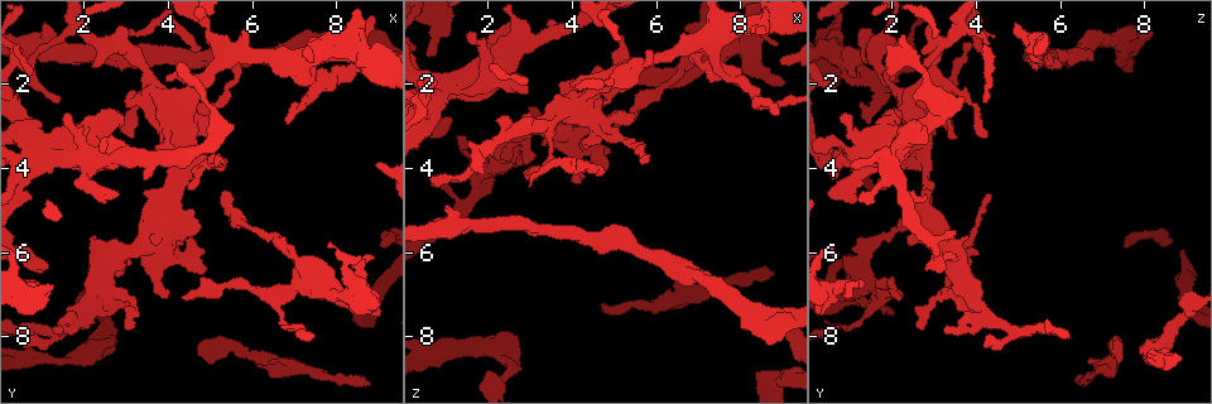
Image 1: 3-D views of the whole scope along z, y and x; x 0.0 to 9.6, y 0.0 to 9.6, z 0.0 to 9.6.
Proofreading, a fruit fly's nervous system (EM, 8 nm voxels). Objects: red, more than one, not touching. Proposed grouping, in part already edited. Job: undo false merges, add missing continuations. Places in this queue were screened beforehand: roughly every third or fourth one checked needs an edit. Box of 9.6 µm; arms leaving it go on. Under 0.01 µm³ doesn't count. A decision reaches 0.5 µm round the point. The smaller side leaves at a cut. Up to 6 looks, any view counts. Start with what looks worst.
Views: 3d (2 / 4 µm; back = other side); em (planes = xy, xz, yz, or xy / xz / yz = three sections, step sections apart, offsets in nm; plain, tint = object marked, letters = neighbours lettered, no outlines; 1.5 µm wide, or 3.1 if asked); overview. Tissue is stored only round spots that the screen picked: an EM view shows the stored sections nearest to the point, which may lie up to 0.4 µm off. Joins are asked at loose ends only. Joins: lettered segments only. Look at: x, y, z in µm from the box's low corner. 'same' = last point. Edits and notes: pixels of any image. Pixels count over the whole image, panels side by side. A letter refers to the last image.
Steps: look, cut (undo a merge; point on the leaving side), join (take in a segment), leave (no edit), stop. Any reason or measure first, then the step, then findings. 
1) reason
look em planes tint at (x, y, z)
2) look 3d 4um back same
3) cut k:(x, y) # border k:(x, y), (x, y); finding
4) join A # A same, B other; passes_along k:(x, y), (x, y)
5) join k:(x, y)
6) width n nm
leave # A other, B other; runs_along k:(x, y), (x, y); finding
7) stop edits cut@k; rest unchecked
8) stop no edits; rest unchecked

thin end
look 3d 2um at (6.80, 2.85, 1.35)

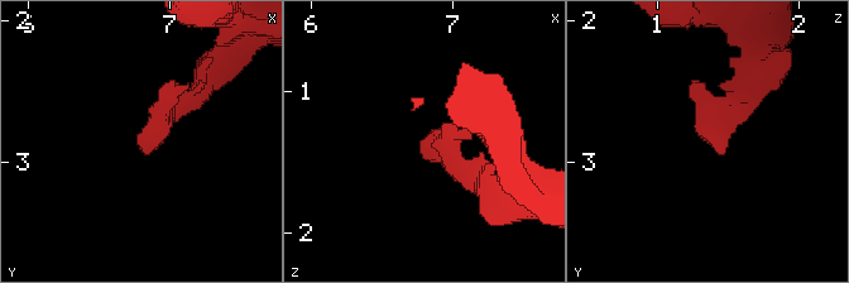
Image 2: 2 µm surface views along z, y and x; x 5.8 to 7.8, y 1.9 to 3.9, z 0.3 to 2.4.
need the tissue
look em planes letters at (6.78, 2.86, 1.36)

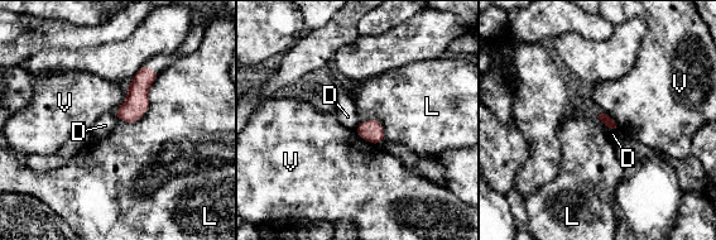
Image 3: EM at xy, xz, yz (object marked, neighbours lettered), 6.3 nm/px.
leave # D other, L other, V other; border 3:(600, 120), (615, 129); no lettered segment goes on from it

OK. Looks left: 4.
an open end
look em planes plain at (4.75, 8.35, 7.25)

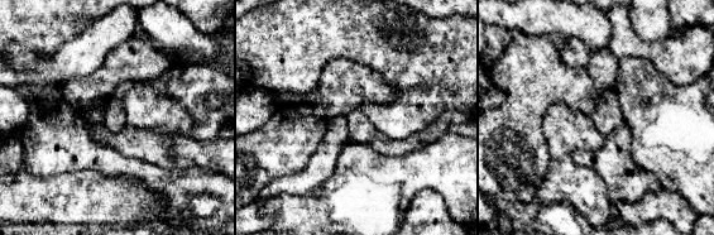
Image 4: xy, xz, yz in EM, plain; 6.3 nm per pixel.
see the neighbours
look em planes letters same

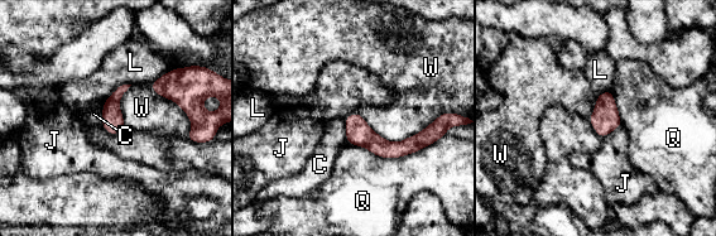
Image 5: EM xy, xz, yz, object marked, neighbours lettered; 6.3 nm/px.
longest_contact Q 600 nm
leave # C other, J other, L other, Q other, W other; border 5:(356, 111), (392, 141), (441, 114); none of them fits

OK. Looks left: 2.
thin neck
look em planes letters at (0.55, 8.55, 8.50)

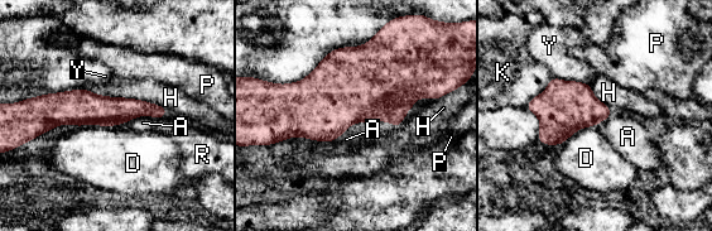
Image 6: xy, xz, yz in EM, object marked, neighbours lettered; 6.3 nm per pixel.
width 190 nm
leave # A other, D other, H other, K other, P other, R other, Y other; runs_along 6:(35, 110), (163, 111); one neuron here

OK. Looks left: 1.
stop no edits; rest unchecked

